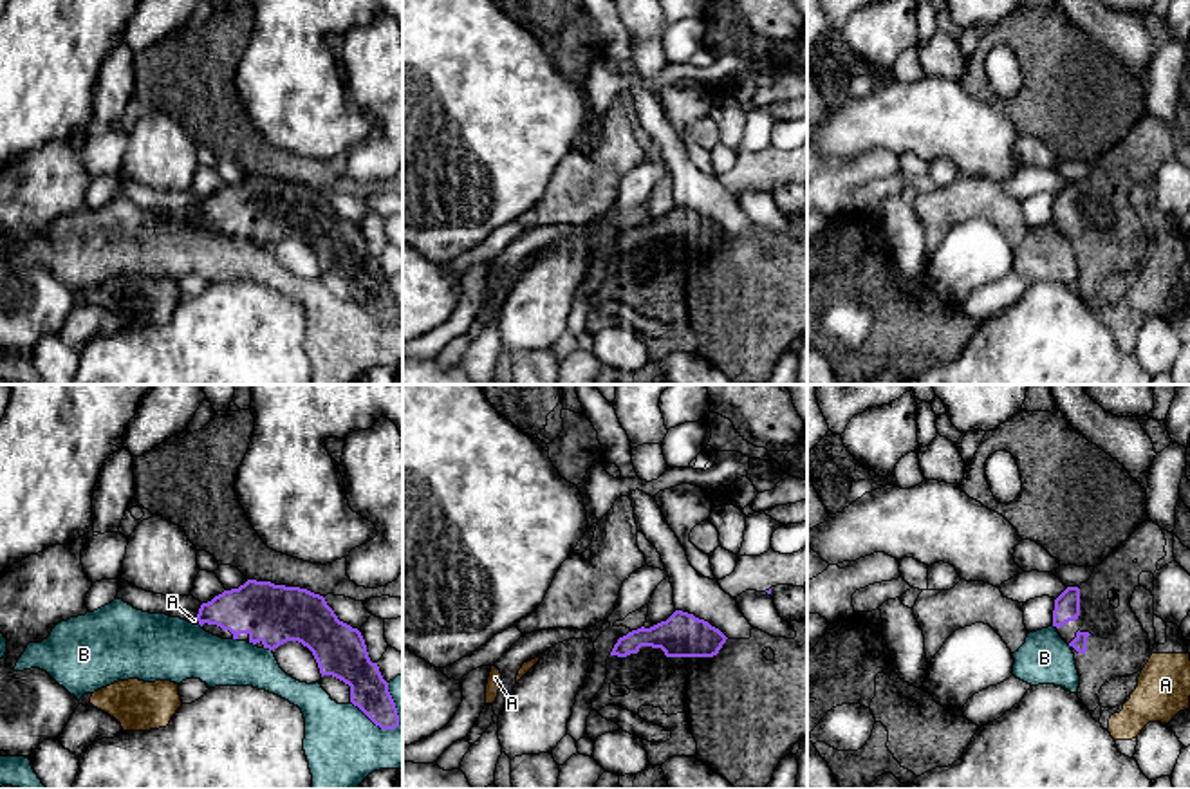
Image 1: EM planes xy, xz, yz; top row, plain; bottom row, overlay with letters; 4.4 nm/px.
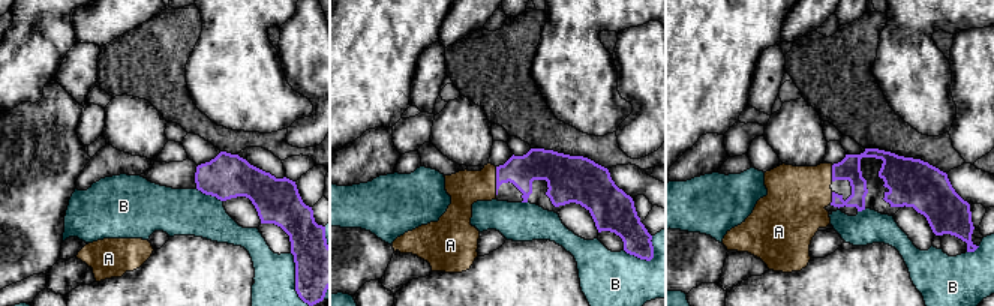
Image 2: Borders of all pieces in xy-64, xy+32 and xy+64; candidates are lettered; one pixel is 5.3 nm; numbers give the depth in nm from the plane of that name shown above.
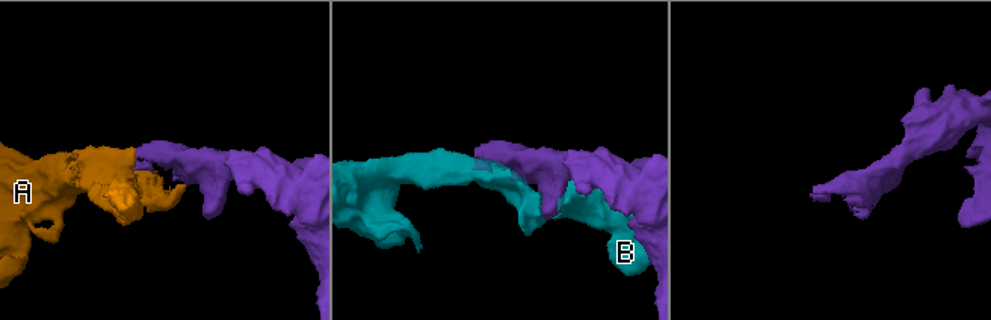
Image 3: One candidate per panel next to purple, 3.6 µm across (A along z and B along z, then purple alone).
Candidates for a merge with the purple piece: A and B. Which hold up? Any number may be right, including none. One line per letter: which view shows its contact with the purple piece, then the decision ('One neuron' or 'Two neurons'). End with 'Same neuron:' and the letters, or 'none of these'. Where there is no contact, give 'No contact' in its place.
A: Touches purple in xy. One neuron
B: Touches purple in xy. Two neurons
Same neuron: A

